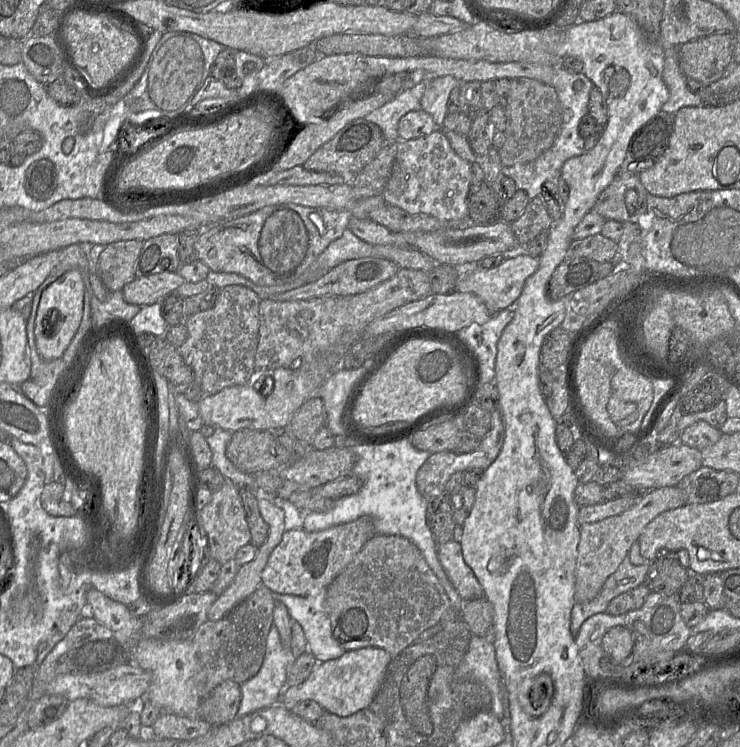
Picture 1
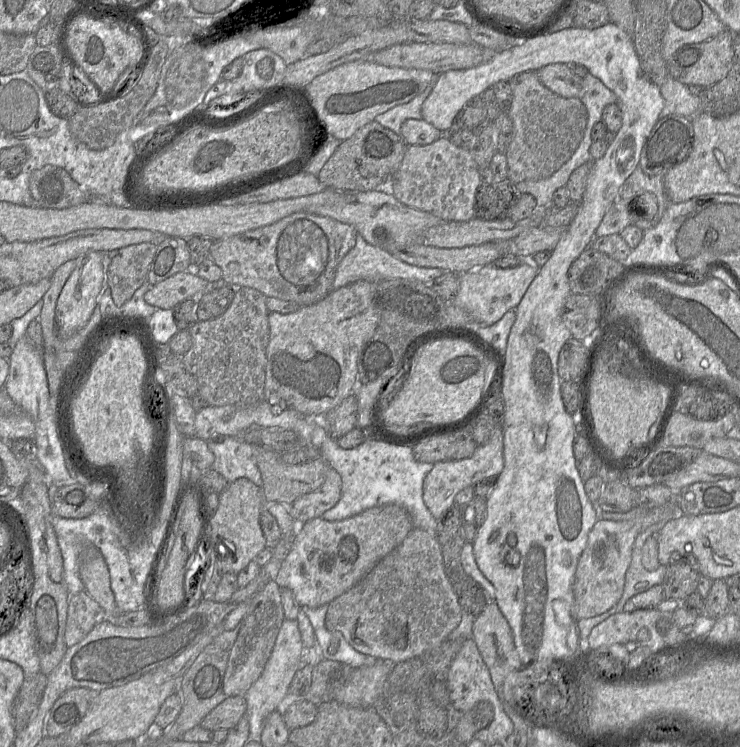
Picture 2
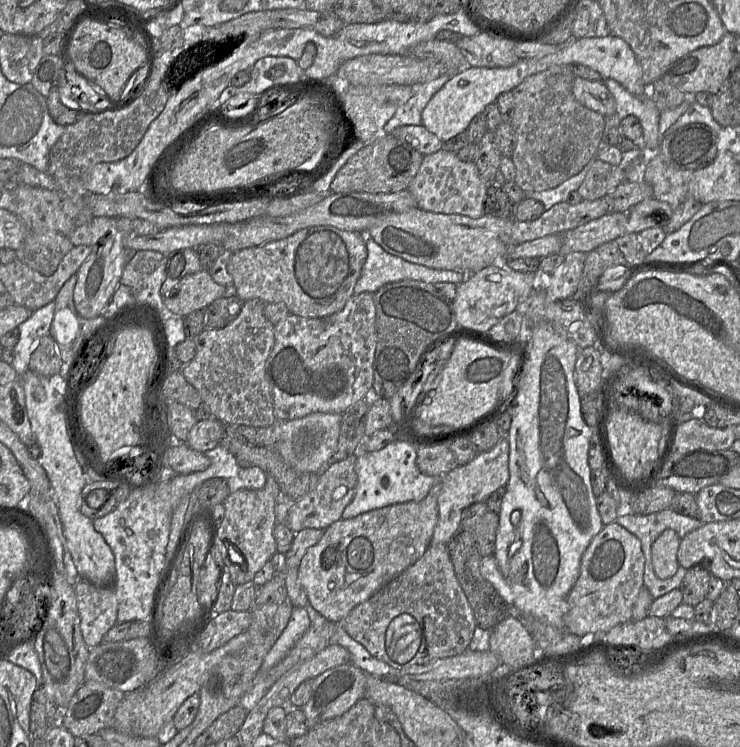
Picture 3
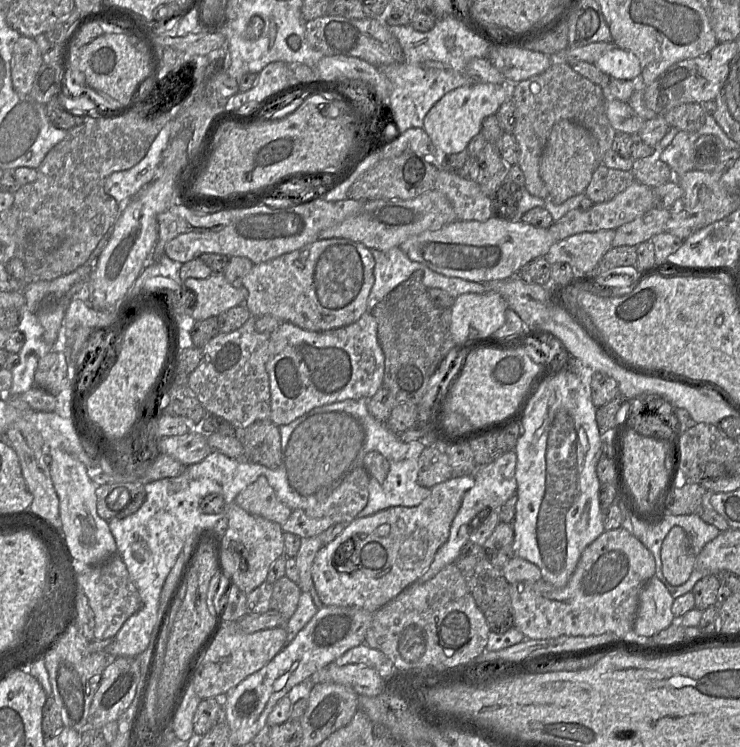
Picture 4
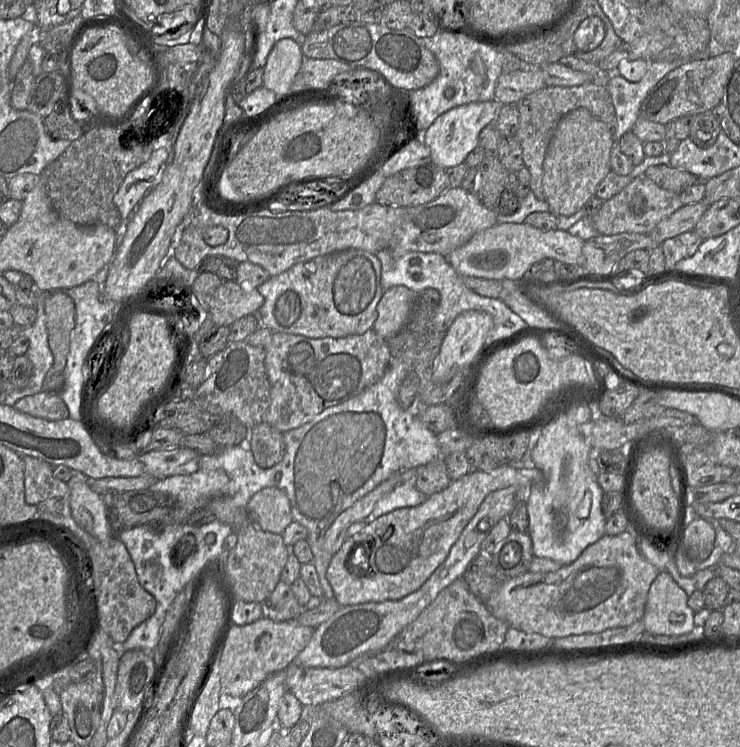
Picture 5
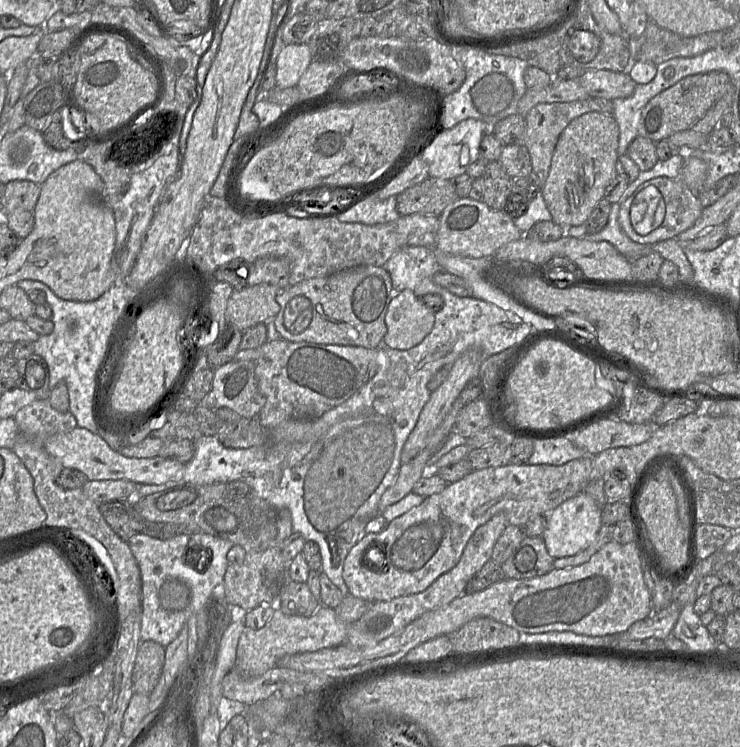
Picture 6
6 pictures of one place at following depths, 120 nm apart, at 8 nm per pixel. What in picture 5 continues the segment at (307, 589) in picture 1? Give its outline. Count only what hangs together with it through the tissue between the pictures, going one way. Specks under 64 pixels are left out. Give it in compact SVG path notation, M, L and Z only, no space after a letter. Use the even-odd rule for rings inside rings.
M521 462L507 463L491 471L470 471L452 481L444 490L429 497L419 506L399 508L366 524L359 532L346 538L333 556L327 569L327 579L334 598L341 606L398 600L418 590L433 572L446 560L463 529L477 513L488 494L507 487L517 489L517 501L527 501L534 484L544 484L545 474L538 468L525 468Z

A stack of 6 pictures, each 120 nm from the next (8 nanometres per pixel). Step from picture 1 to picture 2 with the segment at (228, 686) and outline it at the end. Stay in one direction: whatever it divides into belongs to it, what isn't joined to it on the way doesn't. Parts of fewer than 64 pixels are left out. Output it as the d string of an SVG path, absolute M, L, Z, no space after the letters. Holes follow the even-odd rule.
M244 696L229 697L217 705L199 725L207 730L229 731L244 717L246 708L247 702Z

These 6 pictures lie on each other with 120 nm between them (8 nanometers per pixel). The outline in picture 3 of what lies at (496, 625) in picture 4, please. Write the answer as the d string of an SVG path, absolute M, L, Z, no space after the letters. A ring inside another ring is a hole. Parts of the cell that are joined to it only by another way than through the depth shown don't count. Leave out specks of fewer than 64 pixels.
M460 529L447 544L456 577L473 609L477 626L492 630L509 616L509 605L480 571L482 555L472 529Z

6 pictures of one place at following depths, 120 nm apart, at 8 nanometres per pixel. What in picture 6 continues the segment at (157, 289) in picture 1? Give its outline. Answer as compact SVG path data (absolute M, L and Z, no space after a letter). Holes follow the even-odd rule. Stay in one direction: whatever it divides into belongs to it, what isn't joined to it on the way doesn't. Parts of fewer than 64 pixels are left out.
M270 284L234 289L225 311L227 325L245 331L256 324L273 321L280 309L276 296L281 289Z

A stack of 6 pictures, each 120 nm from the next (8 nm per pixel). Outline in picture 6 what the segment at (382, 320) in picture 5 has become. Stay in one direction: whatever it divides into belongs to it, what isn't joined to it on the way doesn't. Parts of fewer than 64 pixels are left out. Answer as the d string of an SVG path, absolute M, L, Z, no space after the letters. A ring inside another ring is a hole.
M404 289L390 301L385 323L387 331L383 346L408 350L420 344L431 332L434 312L412 290Z

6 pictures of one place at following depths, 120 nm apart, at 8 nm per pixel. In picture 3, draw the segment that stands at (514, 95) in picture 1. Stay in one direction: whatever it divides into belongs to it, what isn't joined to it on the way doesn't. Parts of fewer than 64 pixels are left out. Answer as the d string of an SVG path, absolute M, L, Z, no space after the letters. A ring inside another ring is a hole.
M556 65L527 77L523 82L521 82L512 90L515 100L515 108L510 123L516 134L516 146L511 159L516 169L516 177L514 182L525 192L541 192L553 189L564 182L566 179L580 173L593 160L597 159L597 152L603 143L603 134L606 128L605 117L585 107L579 101L577 101L572 91L573 81L575 77L576 75L573 71L572 65Z

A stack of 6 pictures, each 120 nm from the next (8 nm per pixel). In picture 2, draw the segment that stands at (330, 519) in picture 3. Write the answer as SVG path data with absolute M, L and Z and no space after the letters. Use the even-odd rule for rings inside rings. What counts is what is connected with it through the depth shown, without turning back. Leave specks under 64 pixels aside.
M330 467L322 486L297 499L292 508L296 511L297 521L302 524L307 520L319 518L324 512L334 507L342 495L342 478Z

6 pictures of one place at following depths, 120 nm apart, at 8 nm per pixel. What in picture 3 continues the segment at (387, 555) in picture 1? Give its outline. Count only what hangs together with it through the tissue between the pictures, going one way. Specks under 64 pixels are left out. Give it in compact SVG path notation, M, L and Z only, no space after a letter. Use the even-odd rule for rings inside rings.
M430 544L414 564L335 624L340 624L372 656L395 670L428 665L465 652L477 627L444 544Z

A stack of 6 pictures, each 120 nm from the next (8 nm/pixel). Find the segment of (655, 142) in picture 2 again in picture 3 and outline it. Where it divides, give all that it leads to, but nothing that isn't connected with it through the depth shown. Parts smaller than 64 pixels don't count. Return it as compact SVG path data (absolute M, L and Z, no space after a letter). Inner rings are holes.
M677 120L660 136L657 155L674 169L704 168L717 155L717 133L701 123L680 124Z

